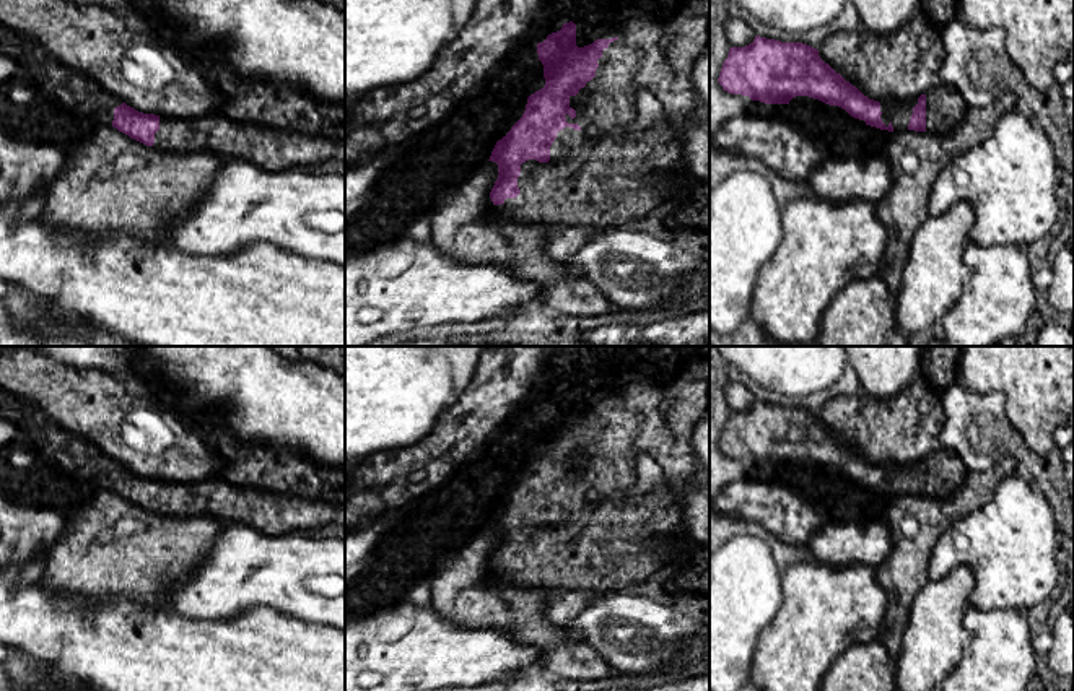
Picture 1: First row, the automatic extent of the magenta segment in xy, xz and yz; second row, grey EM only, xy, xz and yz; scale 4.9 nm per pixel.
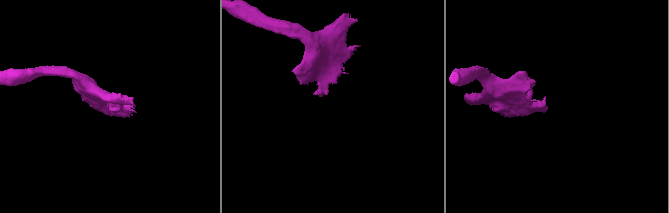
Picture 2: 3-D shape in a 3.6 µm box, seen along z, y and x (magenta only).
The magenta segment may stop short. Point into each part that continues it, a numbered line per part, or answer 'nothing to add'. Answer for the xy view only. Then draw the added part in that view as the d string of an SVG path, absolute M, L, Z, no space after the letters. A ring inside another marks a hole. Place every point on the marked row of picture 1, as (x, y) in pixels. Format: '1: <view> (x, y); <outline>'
1: xy (270, 148); M221 111L194 119L159 115L153 146L179 153L208 151L223 159L249 161L265 171L311 167L329 161L345 167L343 140L234 120Z

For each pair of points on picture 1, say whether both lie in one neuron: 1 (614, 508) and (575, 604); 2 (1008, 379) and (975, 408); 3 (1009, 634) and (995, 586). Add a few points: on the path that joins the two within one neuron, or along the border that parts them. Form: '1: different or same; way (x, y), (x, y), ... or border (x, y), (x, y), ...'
1: different; border (544, 592), (568, 589), (596, 591), (601, 594)
2: different; border (960, 382), (972, 391), (999, 392), (1012, 425)
3: different; border (970, 605), (980, 610), (1021, 610), (1024, 613)

